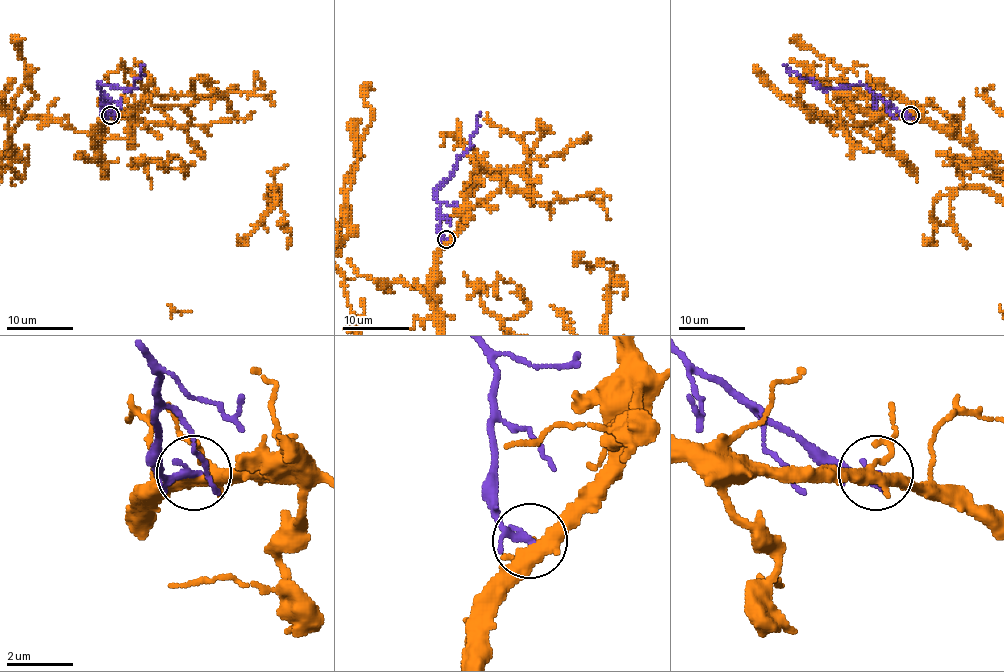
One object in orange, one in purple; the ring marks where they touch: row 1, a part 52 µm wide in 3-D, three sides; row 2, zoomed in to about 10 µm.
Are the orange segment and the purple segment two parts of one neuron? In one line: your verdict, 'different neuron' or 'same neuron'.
different neuron

